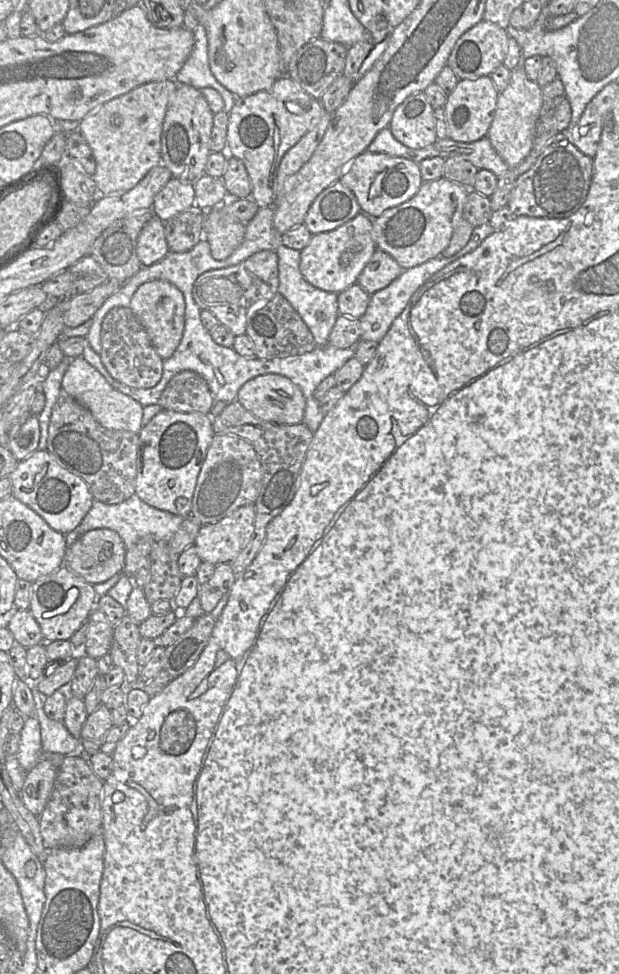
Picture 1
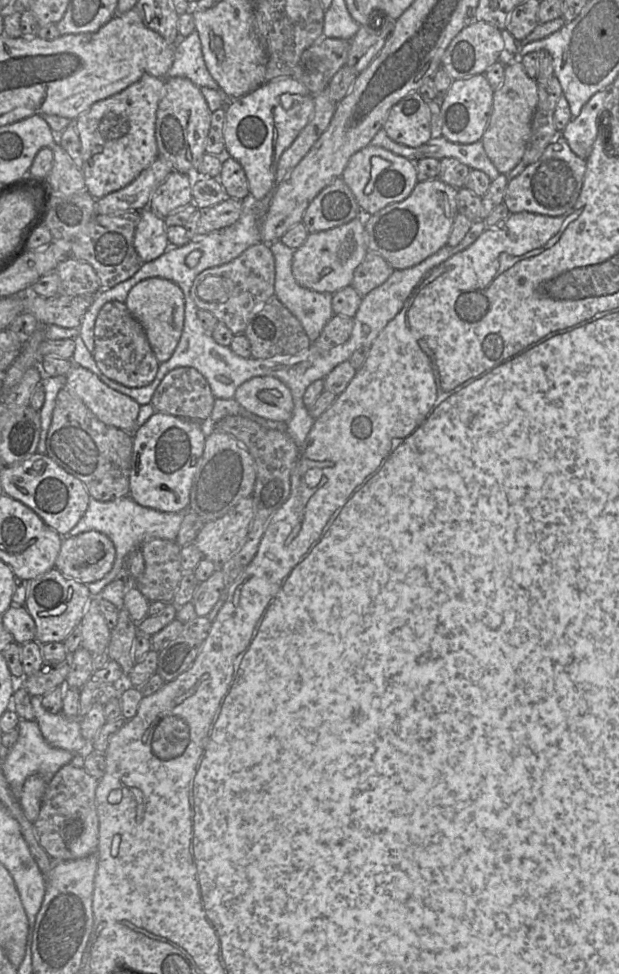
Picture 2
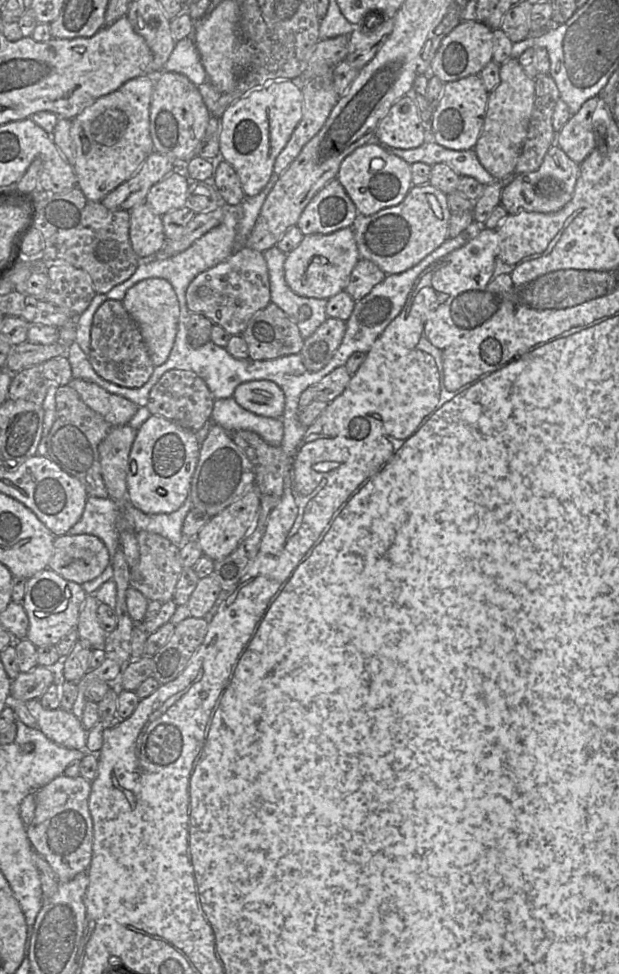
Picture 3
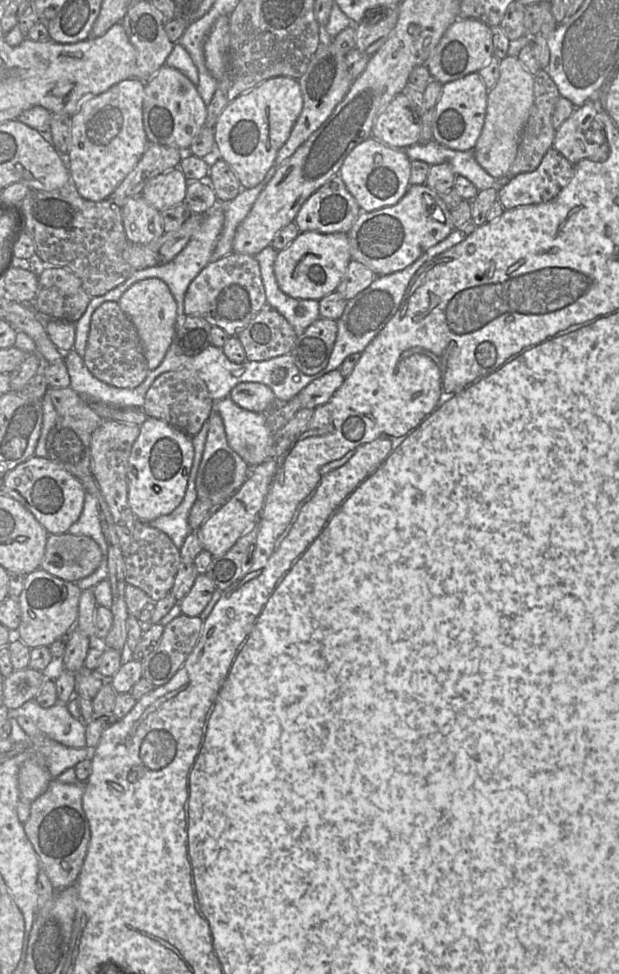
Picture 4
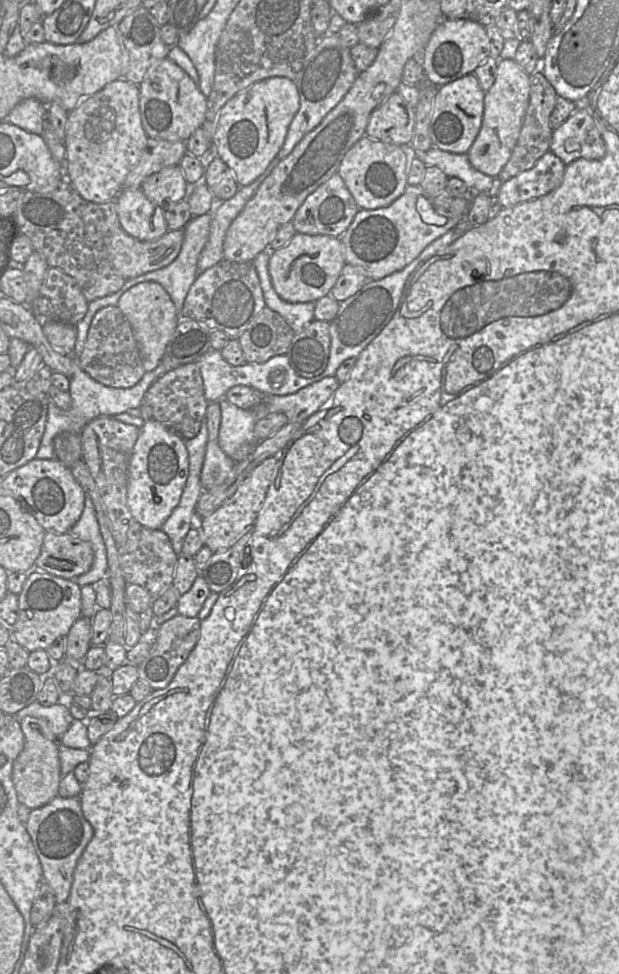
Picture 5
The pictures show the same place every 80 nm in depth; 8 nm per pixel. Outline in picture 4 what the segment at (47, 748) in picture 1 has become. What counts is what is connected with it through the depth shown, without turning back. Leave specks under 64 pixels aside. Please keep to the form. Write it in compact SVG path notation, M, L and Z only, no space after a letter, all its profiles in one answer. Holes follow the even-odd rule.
M32 699L25 702L16 711L10 711L16 715L28 716L36 724L44 736L71 748L86 747L86 725L82 719L74 718L64 703L57 702L50 708L42 708L36 700Z

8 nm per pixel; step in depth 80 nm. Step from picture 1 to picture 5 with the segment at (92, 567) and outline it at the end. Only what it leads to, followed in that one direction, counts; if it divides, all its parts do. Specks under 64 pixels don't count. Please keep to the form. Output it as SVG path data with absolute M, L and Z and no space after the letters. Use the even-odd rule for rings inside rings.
M46 531L34 569L63 579L75 579L88 572L93 562L94 552L89 542L70 533Z

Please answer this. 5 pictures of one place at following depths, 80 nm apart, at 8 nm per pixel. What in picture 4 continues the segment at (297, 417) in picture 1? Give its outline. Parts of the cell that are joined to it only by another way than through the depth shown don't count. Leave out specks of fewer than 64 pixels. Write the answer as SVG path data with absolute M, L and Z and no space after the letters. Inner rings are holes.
M254 382L239 383L231 390L229 398L239 407L256 413L267 413L277 404L268 386Z

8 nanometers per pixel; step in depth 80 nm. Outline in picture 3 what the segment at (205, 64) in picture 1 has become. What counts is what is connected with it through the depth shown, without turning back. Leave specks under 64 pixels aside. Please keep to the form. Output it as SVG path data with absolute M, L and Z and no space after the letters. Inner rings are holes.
M192 35L176 42L163 70L182 74L196 86L209 81Z

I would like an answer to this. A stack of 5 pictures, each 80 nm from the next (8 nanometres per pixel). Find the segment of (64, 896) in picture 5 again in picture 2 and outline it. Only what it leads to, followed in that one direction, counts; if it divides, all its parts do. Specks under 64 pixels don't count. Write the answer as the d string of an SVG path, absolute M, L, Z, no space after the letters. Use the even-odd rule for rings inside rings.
M68 763L61 767L50 780L45 790L38 818L33 823L38 834L40 845L53 861L66 861L84 858L97 852L99 838L99 818L96 809L96 778L82 767Z

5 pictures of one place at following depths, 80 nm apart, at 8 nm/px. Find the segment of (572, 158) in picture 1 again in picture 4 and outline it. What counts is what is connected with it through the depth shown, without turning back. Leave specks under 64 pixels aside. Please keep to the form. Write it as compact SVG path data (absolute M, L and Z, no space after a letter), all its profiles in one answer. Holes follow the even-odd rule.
M551 147L532 172L520 173L498 191L504 209L541 204L554 199L574 175L574 165Z

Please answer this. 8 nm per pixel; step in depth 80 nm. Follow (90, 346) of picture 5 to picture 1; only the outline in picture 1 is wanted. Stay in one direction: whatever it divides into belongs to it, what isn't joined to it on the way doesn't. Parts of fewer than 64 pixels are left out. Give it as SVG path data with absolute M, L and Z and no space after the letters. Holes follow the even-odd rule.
M115 307L104 317L101 328L100 358L110 375L131 388L156 386L163 374L164 360L156 352L151 339L130 307Z

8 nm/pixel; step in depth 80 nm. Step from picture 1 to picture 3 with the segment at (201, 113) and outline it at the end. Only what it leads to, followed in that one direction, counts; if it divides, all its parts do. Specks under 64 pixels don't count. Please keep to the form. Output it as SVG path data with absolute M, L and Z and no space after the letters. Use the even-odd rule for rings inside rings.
M162 70L155 75L150 103L150 135L154 151L172 157L185 165L197 156L197 147L204 137L211 112L207 109L198 90L186 76Z

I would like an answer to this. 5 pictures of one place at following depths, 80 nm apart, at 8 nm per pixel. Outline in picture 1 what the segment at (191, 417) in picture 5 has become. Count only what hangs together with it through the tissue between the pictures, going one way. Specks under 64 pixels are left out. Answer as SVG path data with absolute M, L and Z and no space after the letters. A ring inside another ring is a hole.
M185 370L171 378L158 404L163 410L210 414L214 403L204 378L196 372Z

